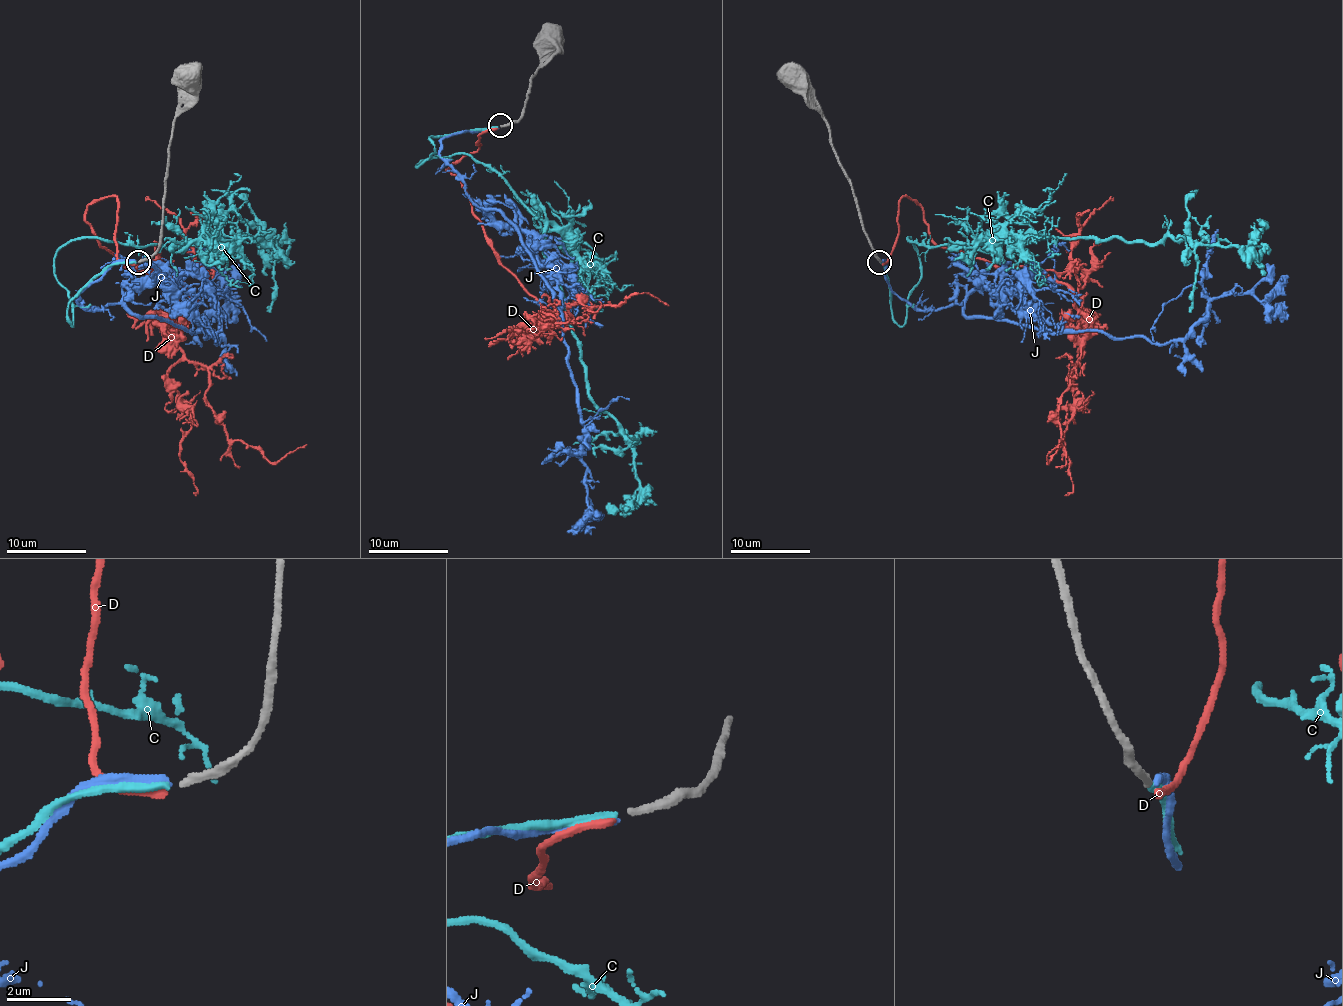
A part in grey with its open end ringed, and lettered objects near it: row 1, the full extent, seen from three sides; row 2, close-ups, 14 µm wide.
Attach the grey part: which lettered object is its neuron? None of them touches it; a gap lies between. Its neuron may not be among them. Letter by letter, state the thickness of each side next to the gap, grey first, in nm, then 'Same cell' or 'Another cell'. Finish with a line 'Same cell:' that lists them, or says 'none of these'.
C: Thickness 240 nm (grey) against 220 nm. Same cell
D: Thickness 240 nm (grey) against 240 nm. Another cell
J: Thickness 240 nm (grey) against 240 nm. Another cell
Same cell: C

